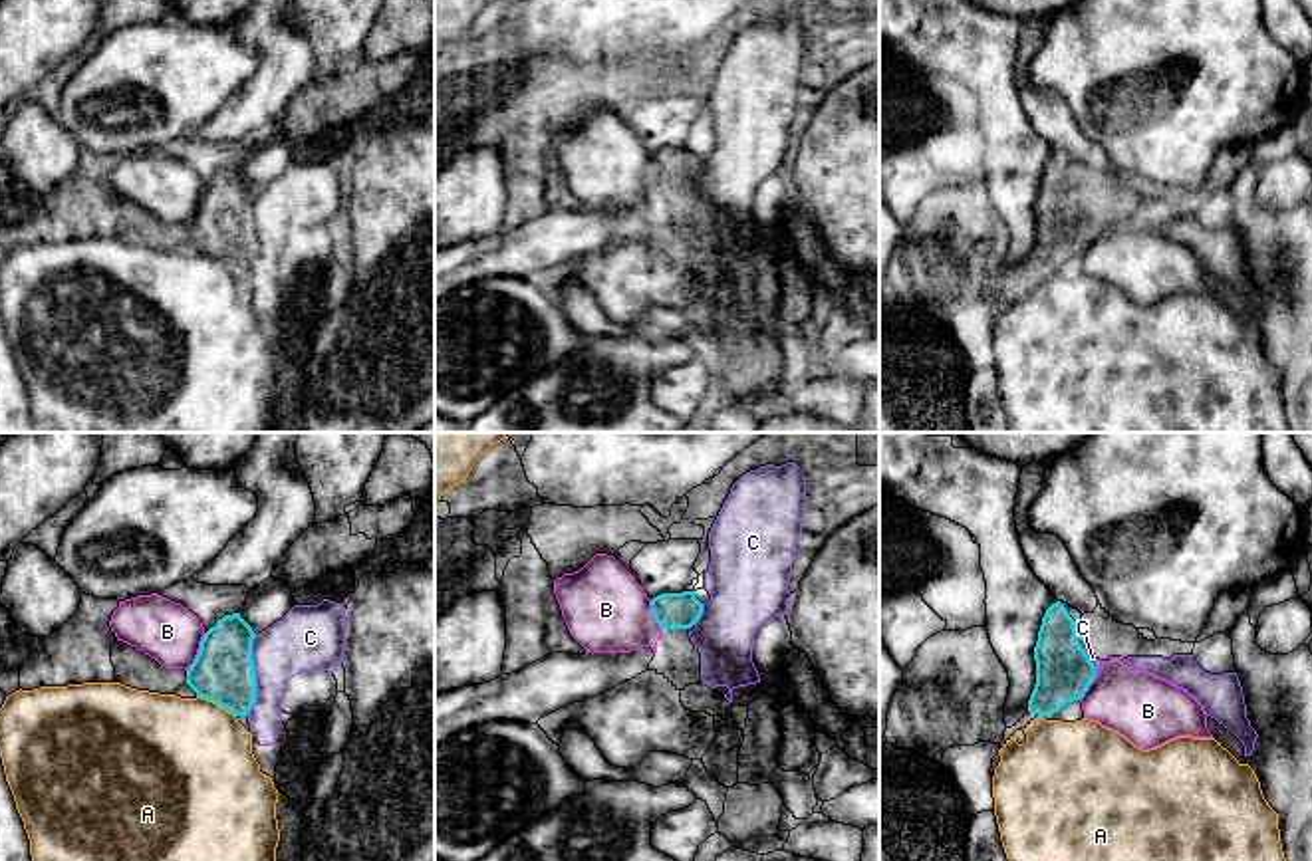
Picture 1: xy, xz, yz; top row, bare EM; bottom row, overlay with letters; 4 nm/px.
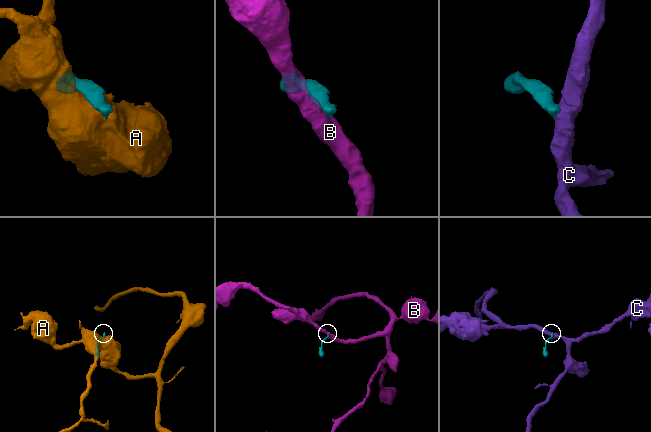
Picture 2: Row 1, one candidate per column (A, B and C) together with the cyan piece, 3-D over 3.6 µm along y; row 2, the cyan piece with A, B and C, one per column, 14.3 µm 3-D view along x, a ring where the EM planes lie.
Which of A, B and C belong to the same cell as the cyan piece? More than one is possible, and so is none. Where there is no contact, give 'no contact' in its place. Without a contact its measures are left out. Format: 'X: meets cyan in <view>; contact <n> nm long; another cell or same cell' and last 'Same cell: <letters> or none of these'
A: meets cyan in xy; contact 180 nm long; another cell
B: meets cyan in xy; contact 180 nm long; another cell
C: meets cyan in xy; contact 340 nm long; another cell
Same cell: none of these

